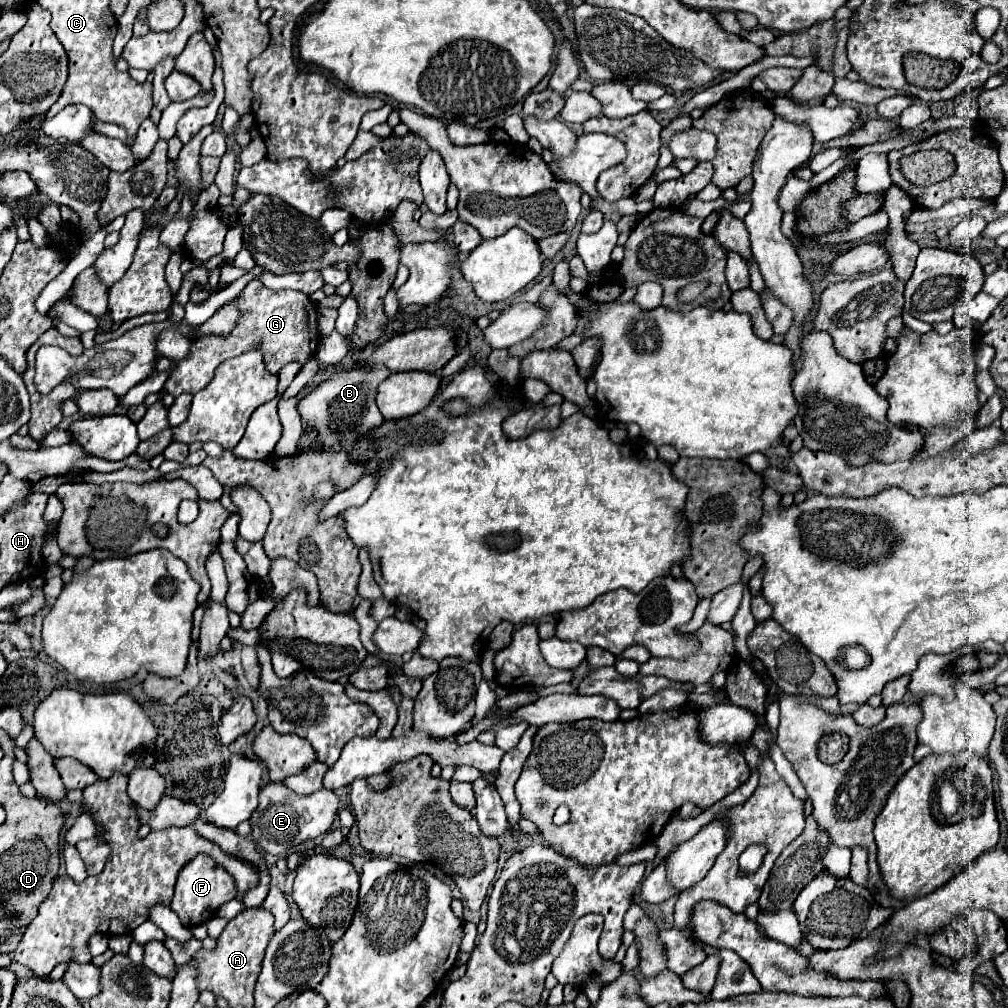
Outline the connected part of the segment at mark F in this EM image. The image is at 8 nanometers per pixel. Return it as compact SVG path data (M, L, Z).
M196 854L178 872L176 890L174 890L174 898L172 898L170 906L178 914L182 926L194 928L194 926L200 926L200 924L212 920L216 916L218 908L222 904L230 902L232 898L236 898L236 886L234 886L232 876L222 866L218 866L212 856Z

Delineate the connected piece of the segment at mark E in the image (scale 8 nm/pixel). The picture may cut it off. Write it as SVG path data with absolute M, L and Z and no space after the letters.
M270 782L260 792L260 804L252 814L252 838L268 854L279 855L308 838L326 834L340 808L340 798L332 790L318 790L308 796L296 796L284 784Z

